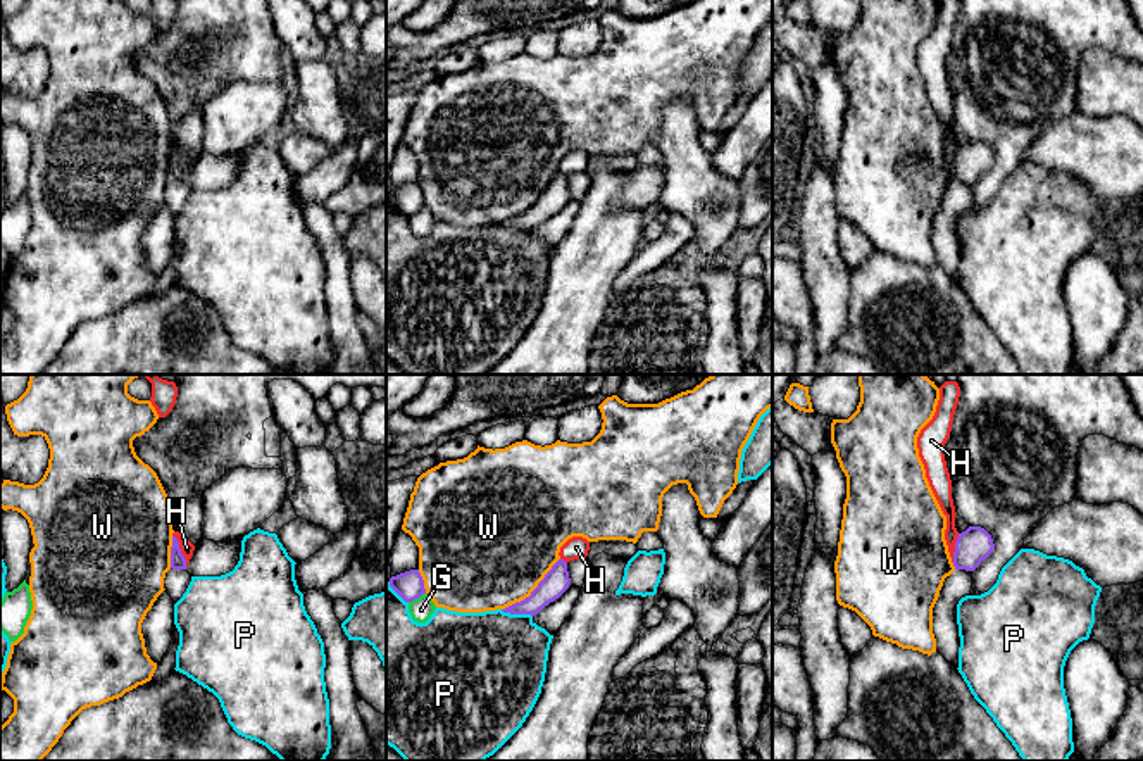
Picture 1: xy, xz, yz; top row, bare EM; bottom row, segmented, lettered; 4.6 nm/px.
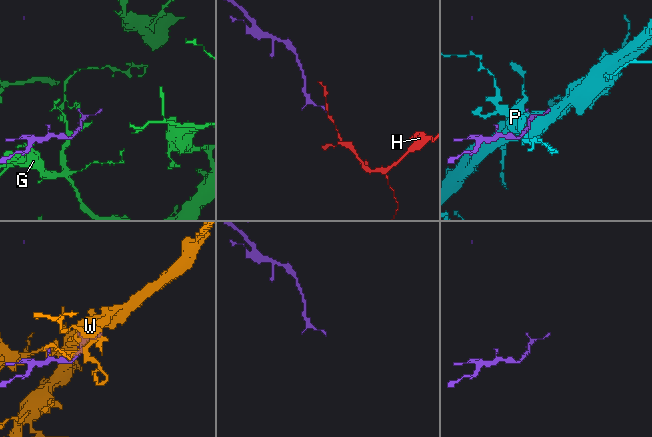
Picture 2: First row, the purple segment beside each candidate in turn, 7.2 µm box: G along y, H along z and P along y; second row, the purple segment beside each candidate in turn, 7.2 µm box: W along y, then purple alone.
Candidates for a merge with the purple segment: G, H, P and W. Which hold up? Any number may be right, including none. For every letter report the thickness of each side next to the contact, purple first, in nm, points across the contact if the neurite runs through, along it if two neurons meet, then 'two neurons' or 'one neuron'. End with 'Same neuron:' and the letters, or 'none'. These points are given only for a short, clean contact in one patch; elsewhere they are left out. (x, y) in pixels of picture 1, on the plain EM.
G: 140 nm thick on the purple side, 110 nm on the other; two neurons
H: 70 nm thick on the purple side, 70 nm on the other; border along xy (173, 147), (187, 180); two neurons
P: 120 nm thick on the purple side, 480 nm on the other; two neurons
W: 120 nm thick on the purple side, 500 nm on the other; two neurons
Same neuron: none

